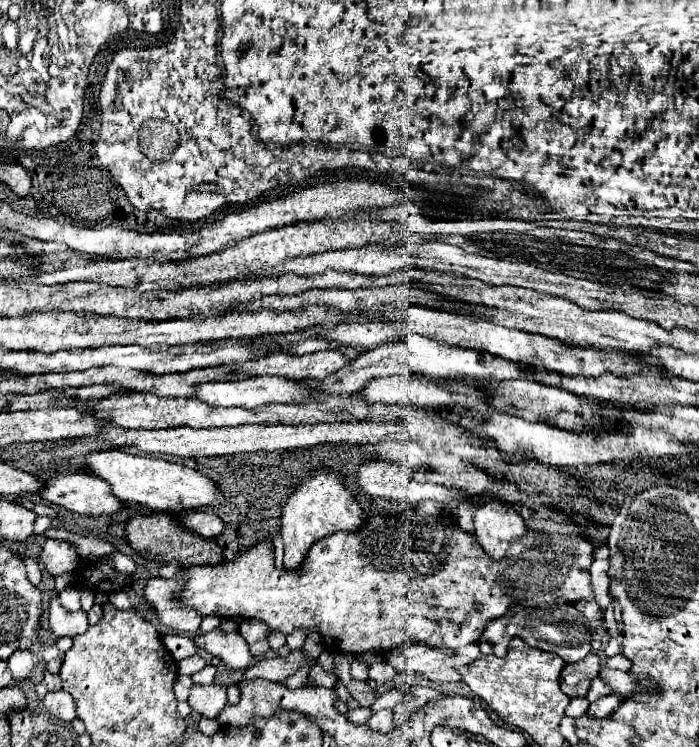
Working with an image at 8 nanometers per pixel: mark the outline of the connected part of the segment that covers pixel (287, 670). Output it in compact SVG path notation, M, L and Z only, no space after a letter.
M291 651L289 657L281 659L281 657L273 657L273 659L261 659L255 665L251 665L245 673L243 673L243 681L251 681L251 679L267 679L267 681L277 681L283 683L287 677L291 677L299 667L303 665L303 653L299 651Z

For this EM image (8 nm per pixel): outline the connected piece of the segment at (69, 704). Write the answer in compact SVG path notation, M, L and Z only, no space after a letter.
M51 691L45 695L43 705L47 713L55 719L59 719L63 725L71 725L71 721L77 717L75 713L75 701L67 691Z

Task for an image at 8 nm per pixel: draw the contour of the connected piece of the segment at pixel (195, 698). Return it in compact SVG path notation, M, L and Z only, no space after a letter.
M193 685L191 687L191 695L189 695L189 705L193 711L197 711L199 715L207 717L207 719L217 719L219 713L223 711L223 707L227 705L227 691L221 685Z

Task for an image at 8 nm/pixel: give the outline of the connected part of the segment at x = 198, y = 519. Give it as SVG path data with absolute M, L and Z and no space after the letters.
M195 511L195 513L189 513L181 525L205 539L211 539L215 535L221 533L223 529L223 521L215 515L215 513L205 513L205 511Z

